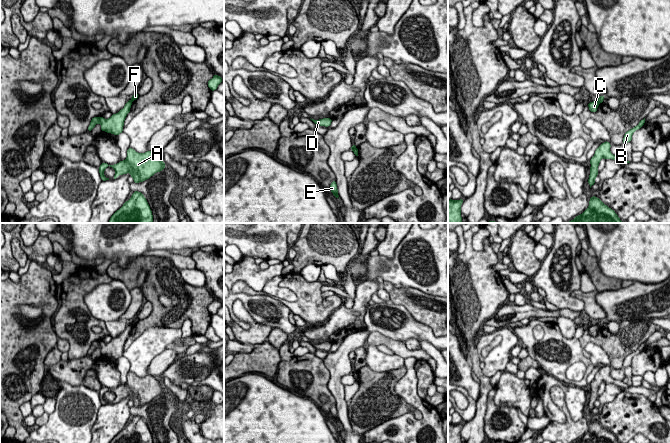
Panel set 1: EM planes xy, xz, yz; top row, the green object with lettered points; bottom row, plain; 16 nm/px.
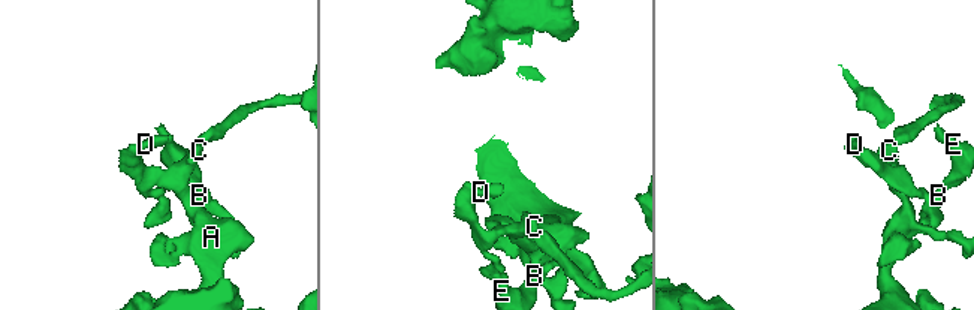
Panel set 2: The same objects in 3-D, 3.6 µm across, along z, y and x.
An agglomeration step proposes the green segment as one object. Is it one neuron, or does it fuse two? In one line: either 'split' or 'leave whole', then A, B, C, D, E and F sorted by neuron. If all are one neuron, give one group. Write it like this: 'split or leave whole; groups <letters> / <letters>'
split; groups A B C D E / F

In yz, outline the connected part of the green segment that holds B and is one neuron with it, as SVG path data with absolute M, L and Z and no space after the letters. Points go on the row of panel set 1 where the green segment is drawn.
M644 118L643 120L641 120L637 126L635 126L634 128L630 129L629 131L627 131L627 132L625 133L624 138L623 138L623 144L624 144L624 145L625 145L626 143L632 141L632 134L633 134L636 130L640 129L640 128L644 125L644 123L645 123L645 118Z

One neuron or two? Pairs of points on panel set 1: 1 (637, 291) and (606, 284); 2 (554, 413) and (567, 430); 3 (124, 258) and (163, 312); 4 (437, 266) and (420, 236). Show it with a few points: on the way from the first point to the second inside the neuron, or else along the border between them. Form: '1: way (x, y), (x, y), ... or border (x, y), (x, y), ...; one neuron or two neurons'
1: border (621, 287), (601, 290), (599, 292); two neurons
2: border (552, 400), (564, 414), (564, 423); two neurons
3: border (141, 255), (125, 267), (113, 261); two neurons
4: way (430, 259), (422, 251), (420, 243); one neuron

